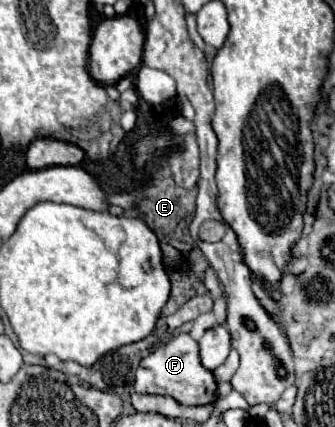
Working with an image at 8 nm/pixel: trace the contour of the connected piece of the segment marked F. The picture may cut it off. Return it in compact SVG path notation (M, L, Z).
M180 333L166 345L160 345L148 357L144 357L136 371L136 393L170 395L182 405L210 405L216 399L216 379L210 369L200 363L198 341L190 333Z

